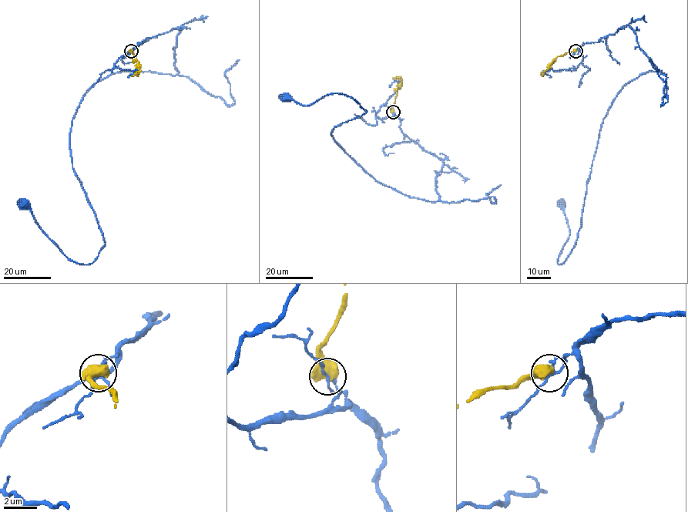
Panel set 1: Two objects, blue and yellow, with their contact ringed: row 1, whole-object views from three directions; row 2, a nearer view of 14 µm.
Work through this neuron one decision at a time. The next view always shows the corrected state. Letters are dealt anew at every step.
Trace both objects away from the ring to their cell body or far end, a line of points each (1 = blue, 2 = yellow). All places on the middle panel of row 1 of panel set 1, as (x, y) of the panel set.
1: (393, 111), (443, 163), (437, 200), (377, 181), (336, 143), (334, 126), (367, 111), (353, 98), (285, 97)
2: (393, 111), (391, 107), (401, 81), (392, 78)

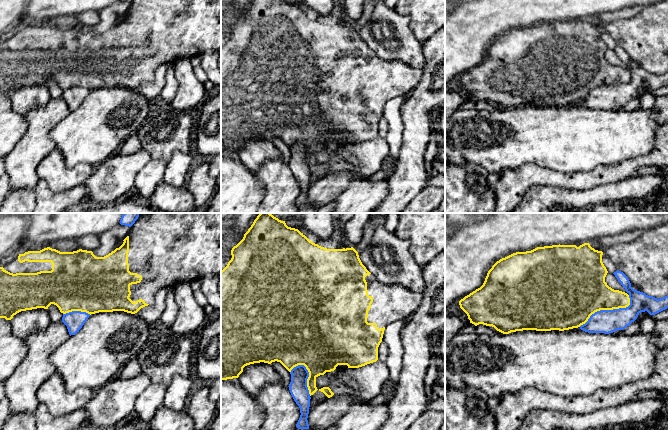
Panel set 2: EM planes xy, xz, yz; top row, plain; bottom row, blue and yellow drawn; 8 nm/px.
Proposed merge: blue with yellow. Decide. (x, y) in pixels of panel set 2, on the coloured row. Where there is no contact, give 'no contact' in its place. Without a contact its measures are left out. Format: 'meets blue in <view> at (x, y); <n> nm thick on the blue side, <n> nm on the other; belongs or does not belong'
meets blue in yz at (608, 310); 190 nm thick on the blue side, 380 nm on the other; does not belong

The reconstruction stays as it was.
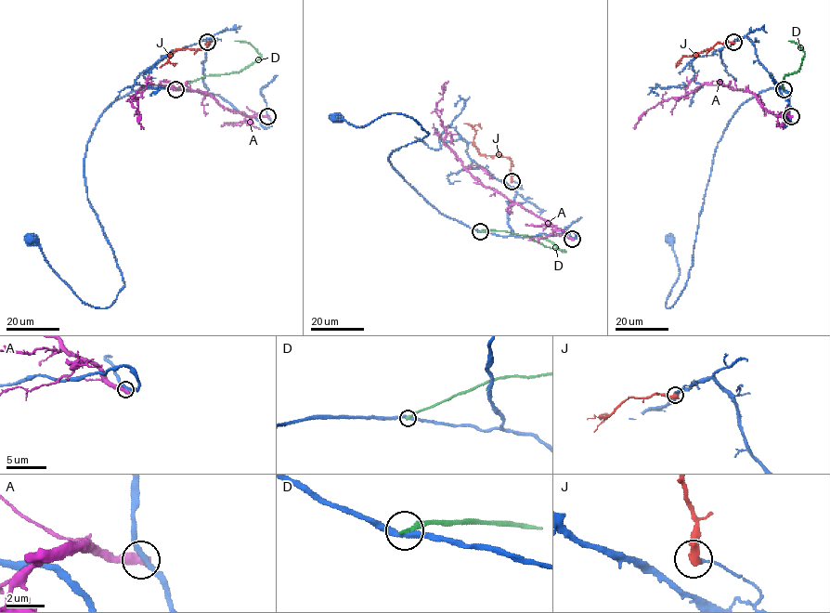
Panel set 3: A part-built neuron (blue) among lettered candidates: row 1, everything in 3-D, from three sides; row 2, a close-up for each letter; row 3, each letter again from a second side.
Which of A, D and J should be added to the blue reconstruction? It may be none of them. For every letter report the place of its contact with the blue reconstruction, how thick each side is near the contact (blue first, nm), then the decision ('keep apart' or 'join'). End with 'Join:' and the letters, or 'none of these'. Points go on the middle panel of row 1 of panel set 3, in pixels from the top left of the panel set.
A: contact (572, 239); calibres 280 and 550 nm; keep apart
D: contact (480, 231); calibres 280 and 240 nm; keep apart
J: contact (512, 181); calibres 120 and 480 nm; keep apart
Join: none of these

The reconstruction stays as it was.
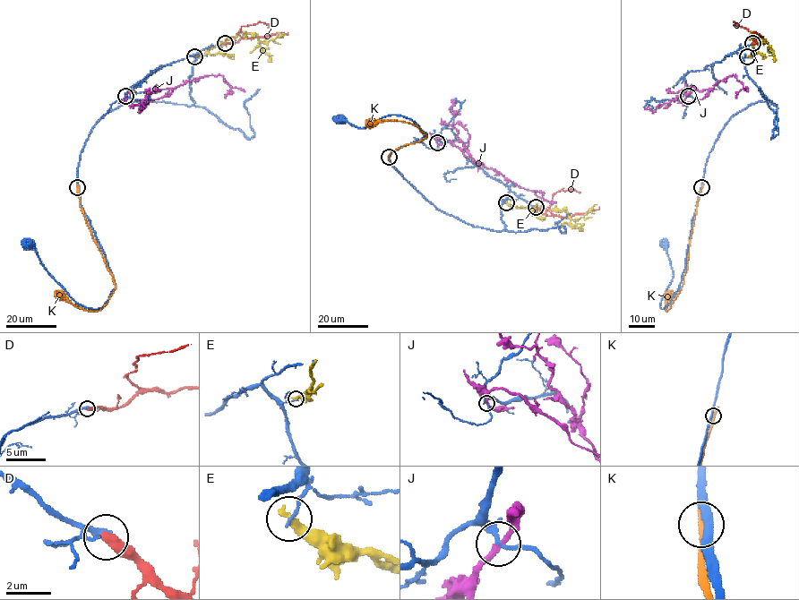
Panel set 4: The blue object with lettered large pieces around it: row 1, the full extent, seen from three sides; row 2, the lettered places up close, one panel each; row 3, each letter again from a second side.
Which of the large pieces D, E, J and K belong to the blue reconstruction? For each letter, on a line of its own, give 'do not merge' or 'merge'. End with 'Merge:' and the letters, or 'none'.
D: merge
E: do not merge
J: merge
K: do not merge
Merge: D, J

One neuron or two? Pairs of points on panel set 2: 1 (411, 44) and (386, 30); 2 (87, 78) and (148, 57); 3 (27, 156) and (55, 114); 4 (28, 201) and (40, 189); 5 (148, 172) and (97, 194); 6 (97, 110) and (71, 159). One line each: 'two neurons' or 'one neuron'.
1: one neuron
2: one neuron
3: one neuron
4: two neurons
5: two neurons
6: one neuron

